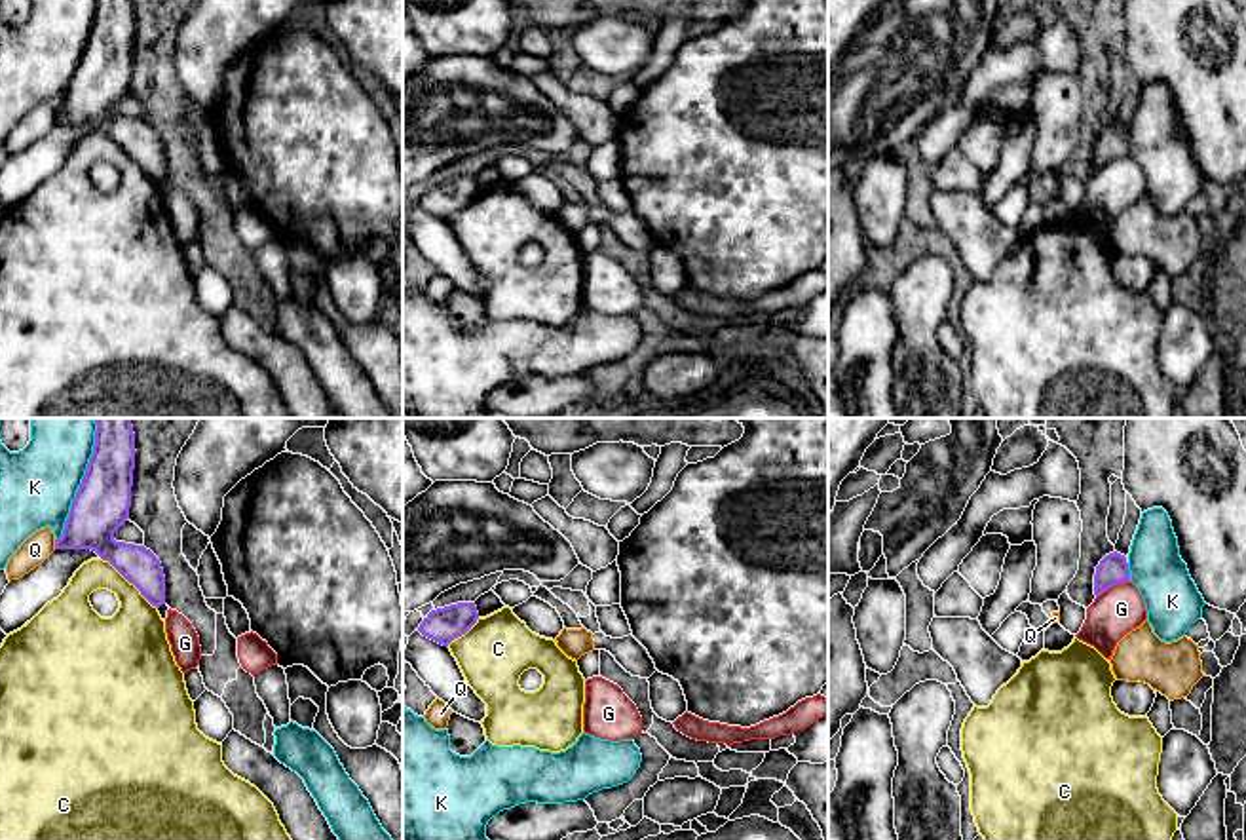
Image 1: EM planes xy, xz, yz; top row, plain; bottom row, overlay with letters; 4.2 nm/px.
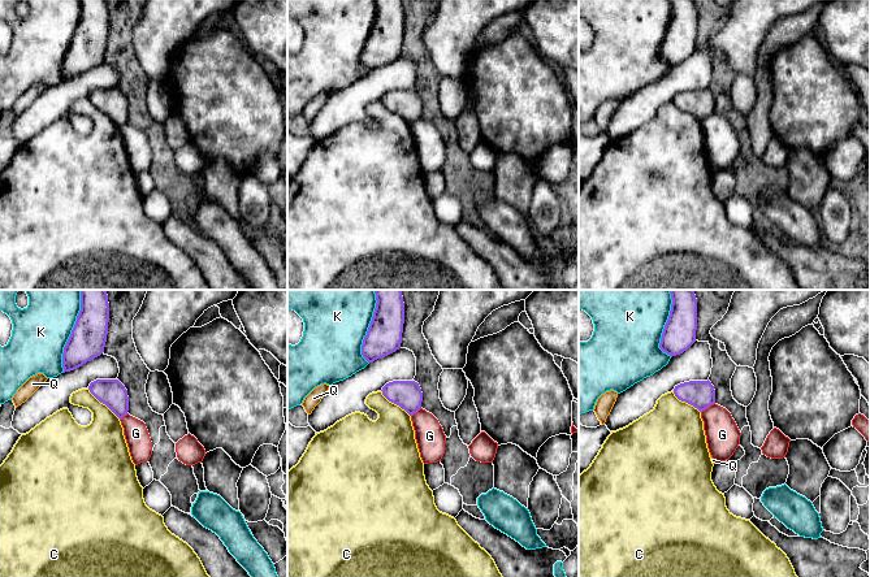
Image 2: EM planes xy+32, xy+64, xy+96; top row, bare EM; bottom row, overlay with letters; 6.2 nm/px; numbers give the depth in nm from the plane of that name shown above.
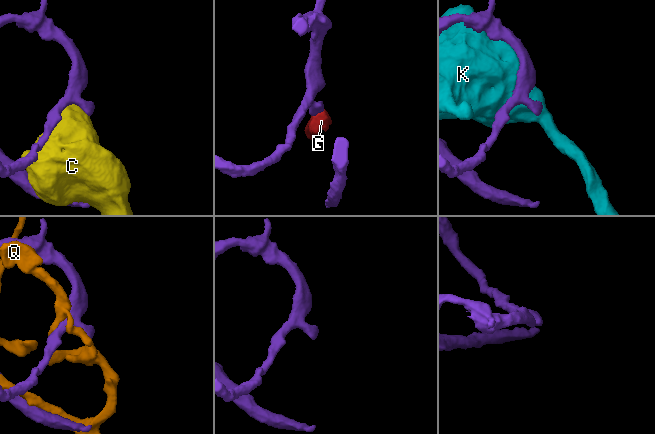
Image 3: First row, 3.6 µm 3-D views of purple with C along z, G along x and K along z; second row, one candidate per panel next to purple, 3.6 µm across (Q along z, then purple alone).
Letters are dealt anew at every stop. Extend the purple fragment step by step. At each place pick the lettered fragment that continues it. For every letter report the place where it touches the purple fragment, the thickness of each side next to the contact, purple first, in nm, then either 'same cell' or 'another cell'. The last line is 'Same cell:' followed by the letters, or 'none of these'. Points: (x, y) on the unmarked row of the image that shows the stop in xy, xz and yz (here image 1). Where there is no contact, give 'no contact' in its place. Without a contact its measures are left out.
C: contact xy (130, 156); calibres 160 and 280 nm; another cell
G: contact yz (1112, 160); calibres 130 and 200 nm; another cell
K: contact xy (82, 57); calibres 240 and 320 nm; another cell
Q: contact xy (56, 118); calibres 240 and 120 nm; another cell
Same cell: none of these

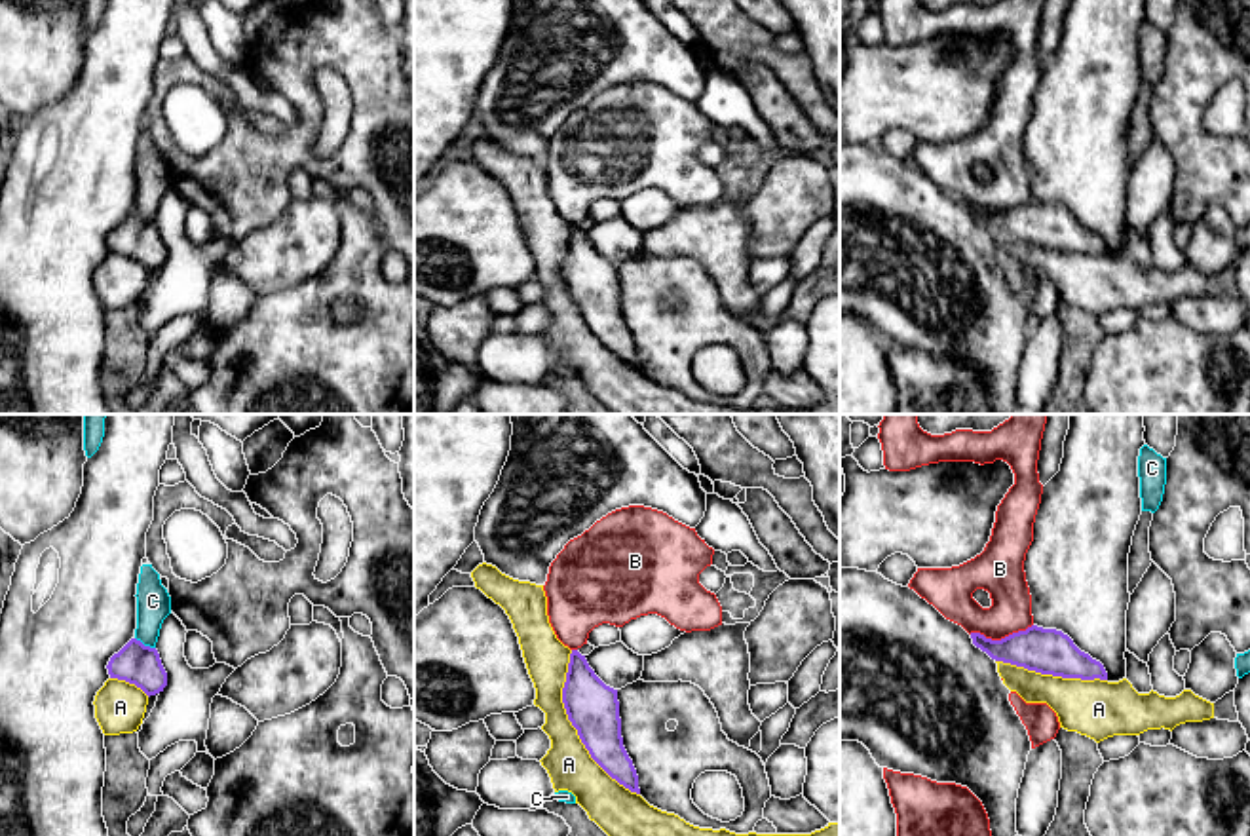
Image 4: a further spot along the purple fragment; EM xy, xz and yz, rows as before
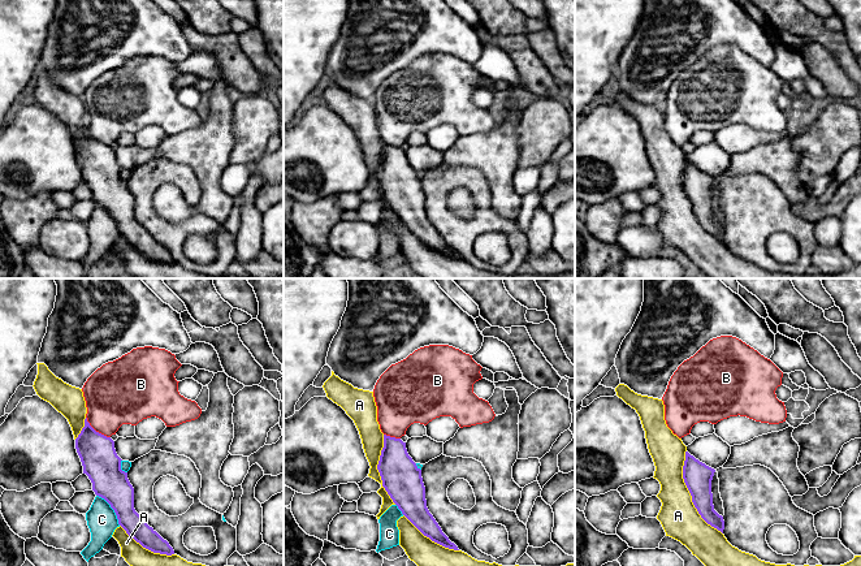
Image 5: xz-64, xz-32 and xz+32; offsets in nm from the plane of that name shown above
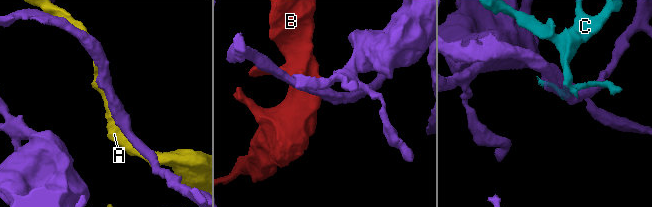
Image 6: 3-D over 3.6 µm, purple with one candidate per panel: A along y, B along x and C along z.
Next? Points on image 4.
A: contact xz (574, 301); calibres 220 and 190 nm; same cell
B: contact yz (1002, 213); calibres 190 and 180 nm; another cell
C: contact xy (143, 219); calibres 170 and 140 nm; another cell
Same cell: A

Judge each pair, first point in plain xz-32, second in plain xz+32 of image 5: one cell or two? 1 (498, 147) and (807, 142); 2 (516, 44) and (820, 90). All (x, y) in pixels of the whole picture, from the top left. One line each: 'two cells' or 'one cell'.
1: two cells
2: two cells

